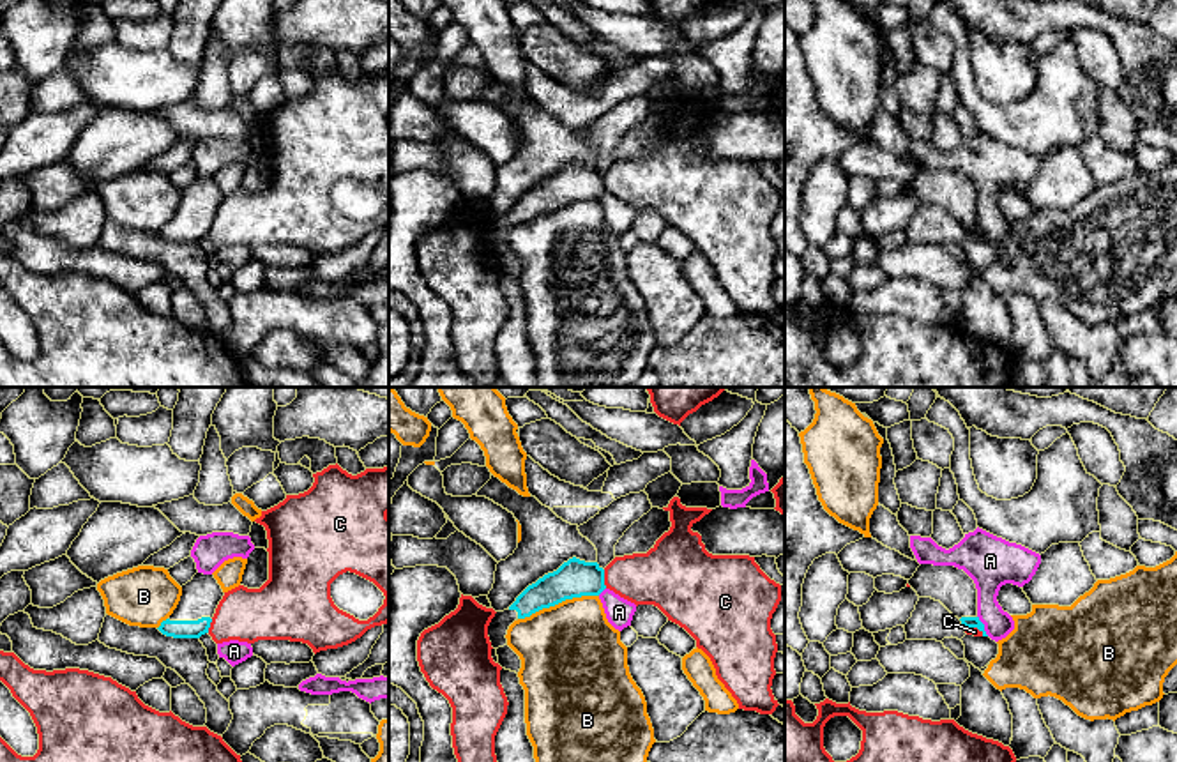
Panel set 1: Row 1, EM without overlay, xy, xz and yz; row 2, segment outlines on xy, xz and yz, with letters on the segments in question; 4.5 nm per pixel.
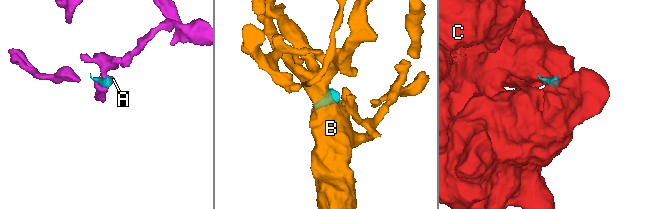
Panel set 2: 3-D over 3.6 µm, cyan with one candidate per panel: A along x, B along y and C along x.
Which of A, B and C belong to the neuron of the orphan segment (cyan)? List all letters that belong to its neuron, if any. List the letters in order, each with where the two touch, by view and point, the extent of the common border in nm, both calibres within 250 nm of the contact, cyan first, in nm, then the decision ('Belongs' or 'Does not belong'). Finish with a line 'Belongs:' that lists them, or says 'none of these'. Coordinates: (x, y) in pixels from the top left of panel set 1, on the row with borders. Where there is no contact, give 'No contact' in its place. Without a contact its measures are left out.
A: Touches cyan at yz (983, 626). Shared border 110 nm. Thickness 50 nm (cyan) against 160 nm. Does not belong
B: Touches cyan at xz (557, 603). Shared border 380 nm. Thickness 170 nm (cyan) against 460 nm. Does not belong
C: Touches cyan at xz (603, 579). Shared border 90 nm. Thickness 170 nm (cyan) against 260 nm. Does not belong
Belongs: none of these

